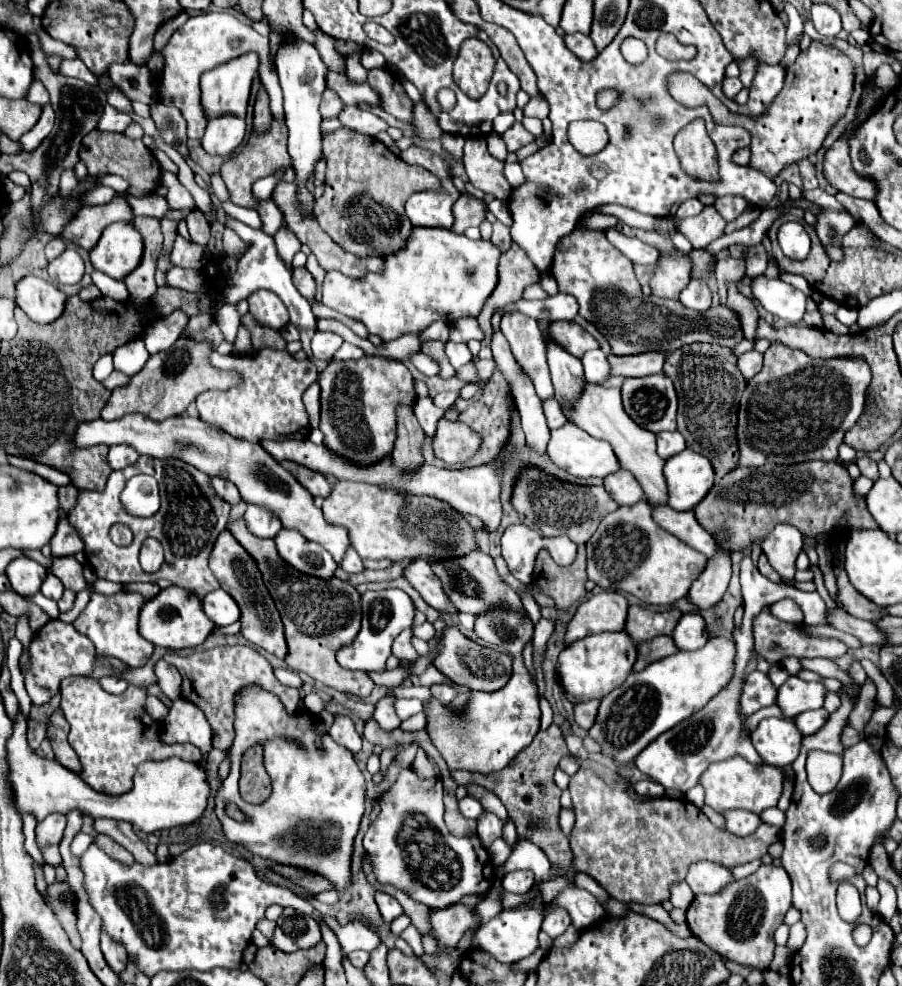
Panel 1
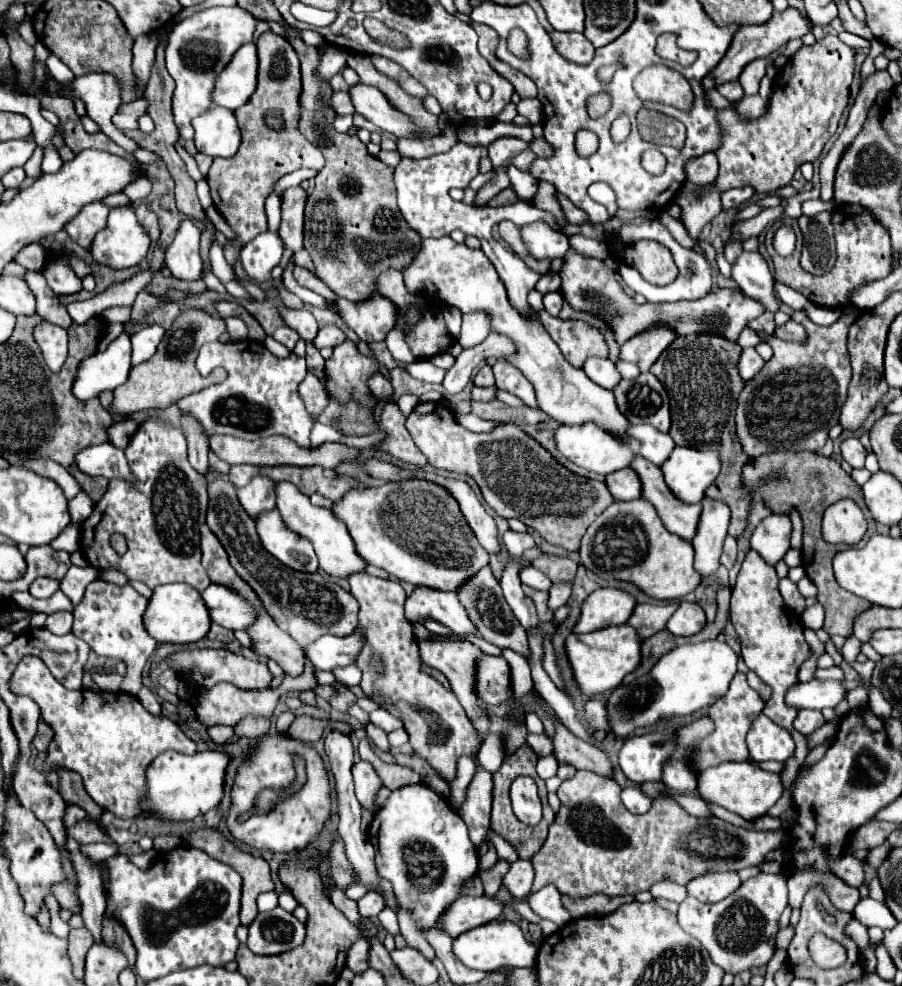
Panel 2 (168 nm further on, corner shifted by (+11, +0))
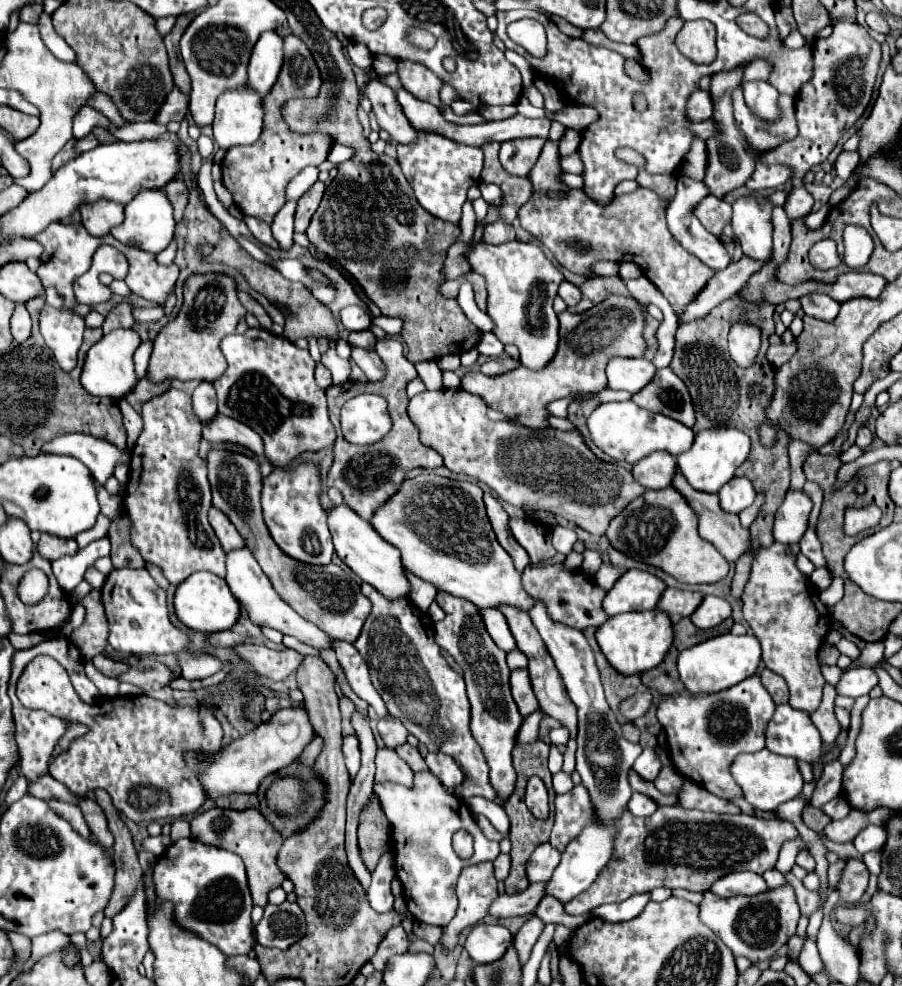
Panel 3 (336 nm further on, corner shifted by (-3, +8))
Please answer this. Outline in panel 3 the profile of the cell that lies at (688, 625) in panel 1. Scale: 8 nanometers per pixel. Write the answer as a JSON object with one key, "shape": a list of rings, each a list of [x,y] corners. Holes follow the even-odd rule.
{"shape":[[[708,595],[704,597],[700,609],[696,609],[696,613],[692,613],[692,623],[700,629],[710,629],[710,627],[716,627],[720,625],[724,619],[728,619],[732,615],[732,607],[726,599],[722,597],[714,597],[714,595]]]}

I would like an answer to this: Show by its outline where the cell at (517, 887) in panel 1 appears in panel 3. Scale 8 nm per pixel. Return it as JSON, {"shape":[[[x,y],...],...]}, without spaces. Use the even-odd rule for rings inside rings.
{"shape":[[[550,843],[538,845],[536,851],[532,853],[528,865],[526,865],[530,883],[548,881],[552,877],[552,871],[556,869],[558,863],[560,863],[560,851],[558,849],[554,849]]]}

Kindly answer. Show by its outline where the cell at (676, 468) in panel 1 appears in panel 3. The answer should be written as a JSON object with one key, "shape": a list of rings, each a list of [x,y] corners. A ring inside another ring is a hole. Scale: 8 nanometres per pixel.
{"shape":[[[720,427],[720,429],[700,431],[694,439],[694,445],[686,453],[680,453],[676,457],[676,461],[678,461],[680,473],[688,479],[688,483],[696,491],[718,493],[720,487],[726,485],[734,477],[736,469],[746,461],[748,453],[750,453],[748,435],[744,435],[742,431],[738,431],[734,427]]]}

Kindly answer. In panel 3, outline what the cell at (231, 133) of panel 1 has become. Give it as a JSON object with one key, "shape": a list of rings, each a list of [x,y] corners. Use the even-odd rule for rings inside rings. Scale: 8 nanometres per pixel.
{"shape":[[[250,89],[224,91],[216,103],[214,141],[222,149],[234,145],[252,145],[262,133],[264,107],[262,97]]]}

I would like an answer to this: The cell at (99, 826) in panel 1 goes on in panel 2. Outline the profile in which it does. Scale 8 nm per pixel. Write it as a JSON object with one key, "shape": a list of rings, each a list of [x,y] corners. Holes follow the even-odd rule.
{"shape":[[[68,805],[68,809],[66,809],[66,827],[76,825],[78,821],[84,821],[84,819],[90,819],[84,809],[80,809],[78,805]]]}

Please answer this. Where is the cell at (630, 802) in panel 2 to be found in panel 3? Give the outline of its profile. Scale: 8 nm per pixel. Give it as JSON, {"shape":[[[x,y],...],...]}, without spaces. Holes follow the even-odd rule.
{"shape":[[[634,793],[632,795],[632,801],[628,803],[628,811],[634,815],[634,817],[650,817],[654,811],[656,811],[656,803],[650,799],[650,797],[644,797],[640,793]]]}

